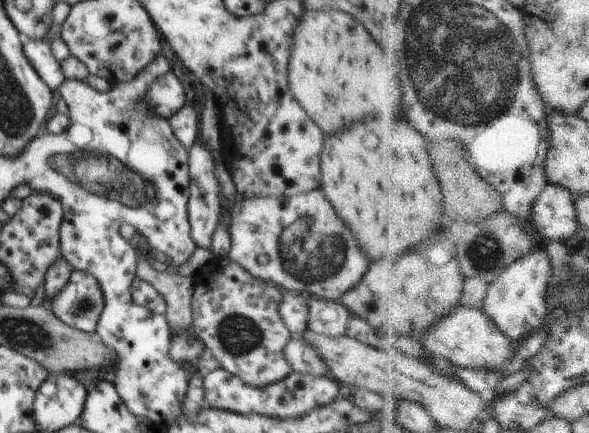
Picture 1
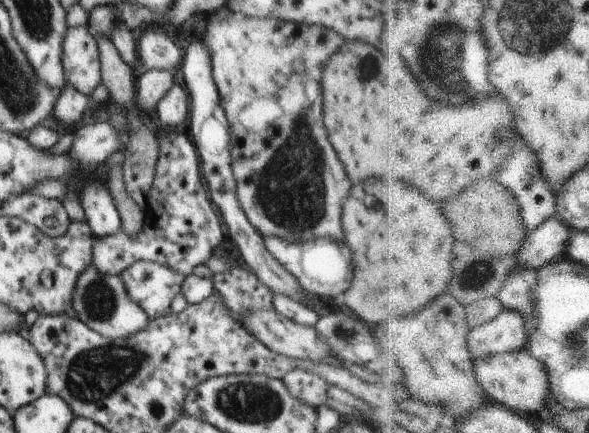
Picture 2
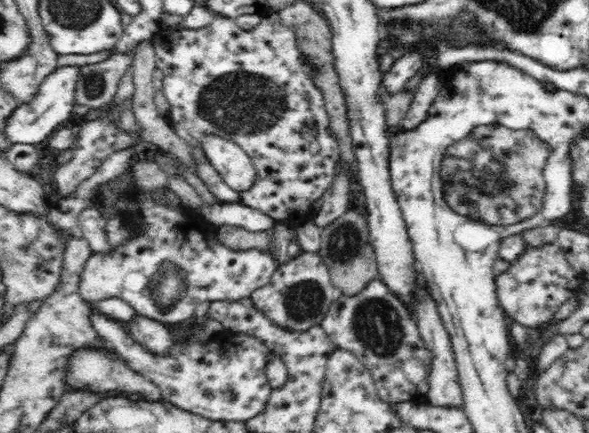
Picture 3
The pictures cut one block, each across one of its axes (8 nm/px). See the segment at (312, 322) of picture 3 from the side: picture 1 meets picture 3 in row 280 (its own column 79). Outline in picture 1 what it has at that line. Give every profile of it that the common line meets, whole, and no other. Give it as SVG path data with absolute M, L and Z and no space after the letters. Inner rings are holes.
M70 270L64 288L53 298L51 311L65 325L90 335L105 307L98 279L81 270Z

